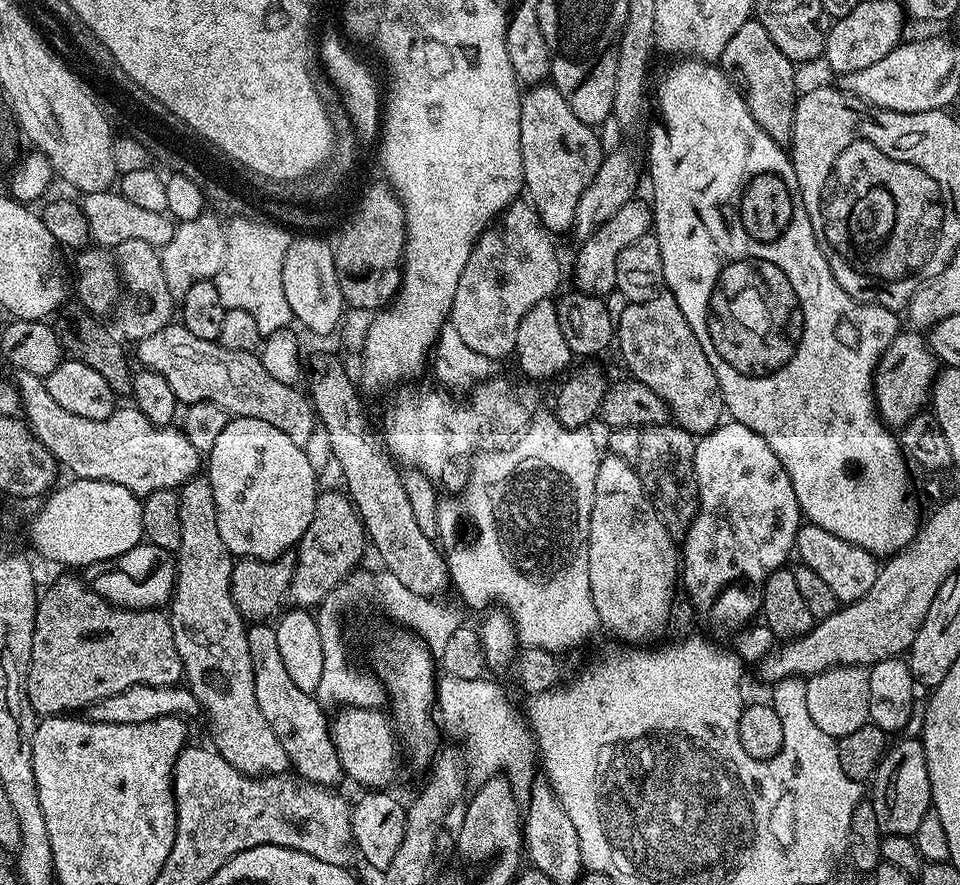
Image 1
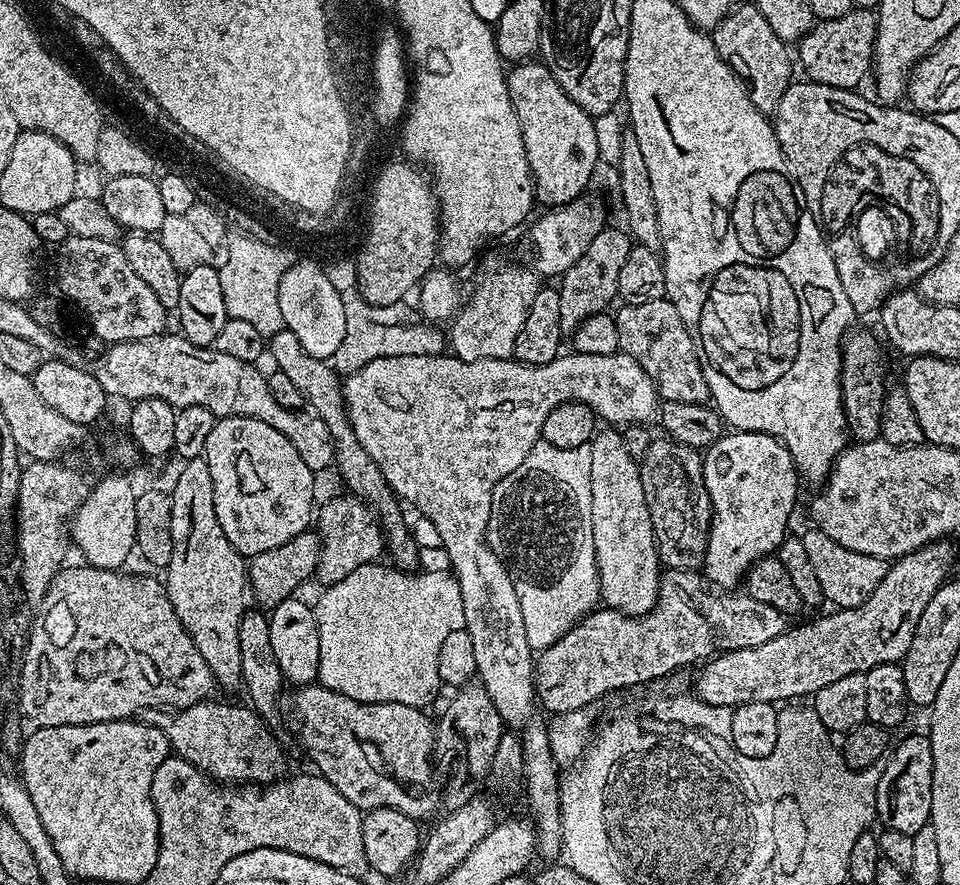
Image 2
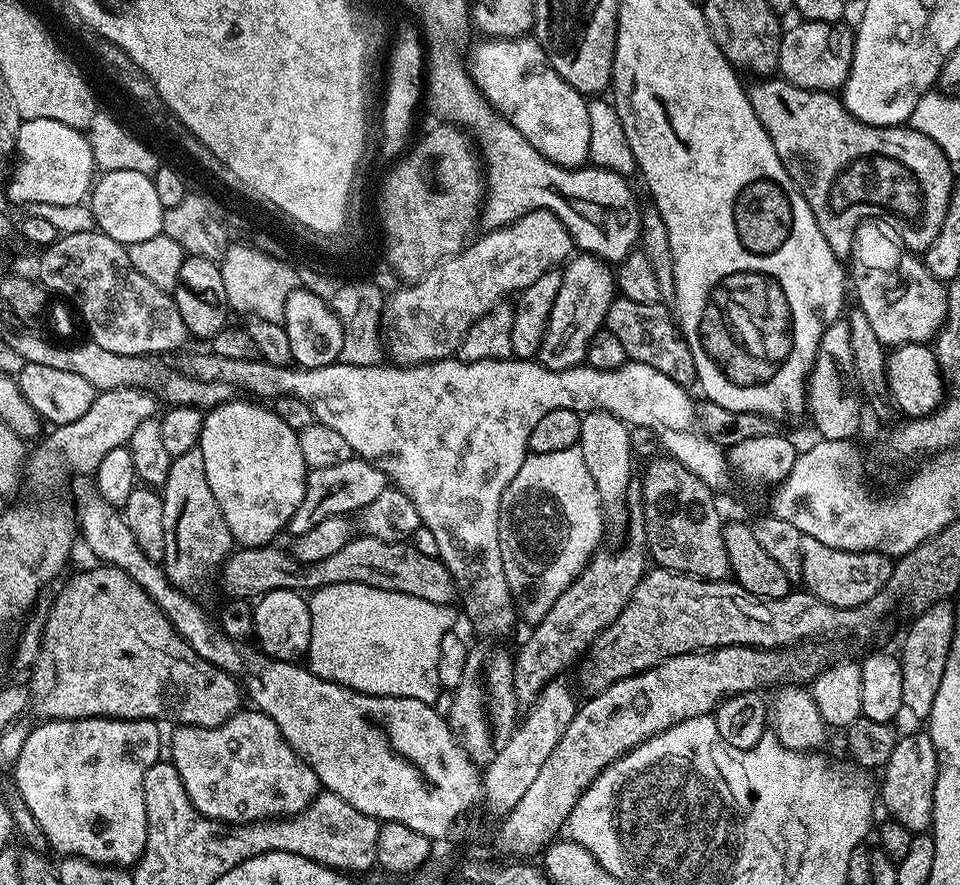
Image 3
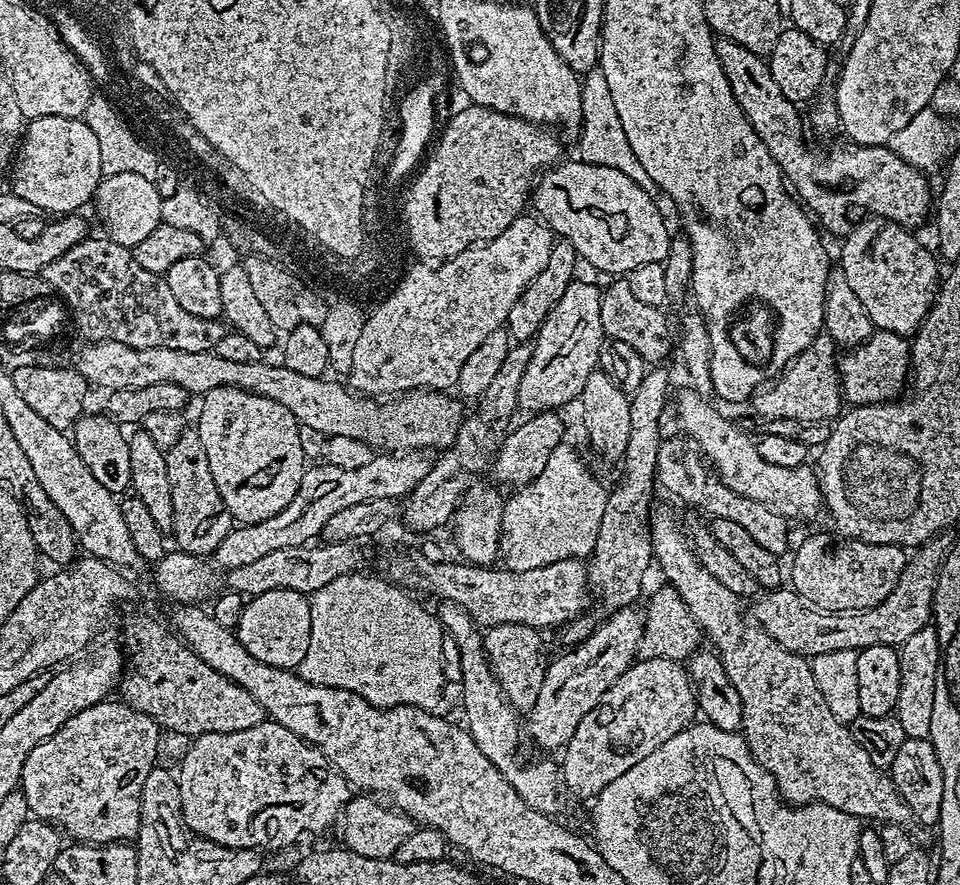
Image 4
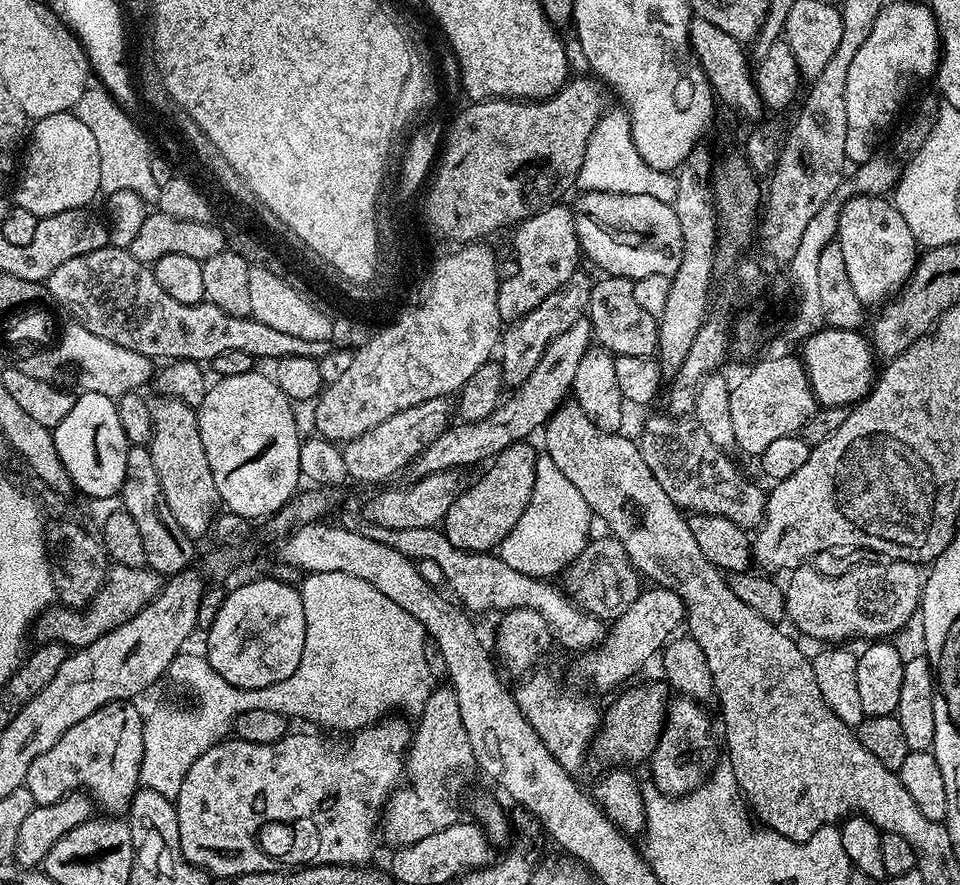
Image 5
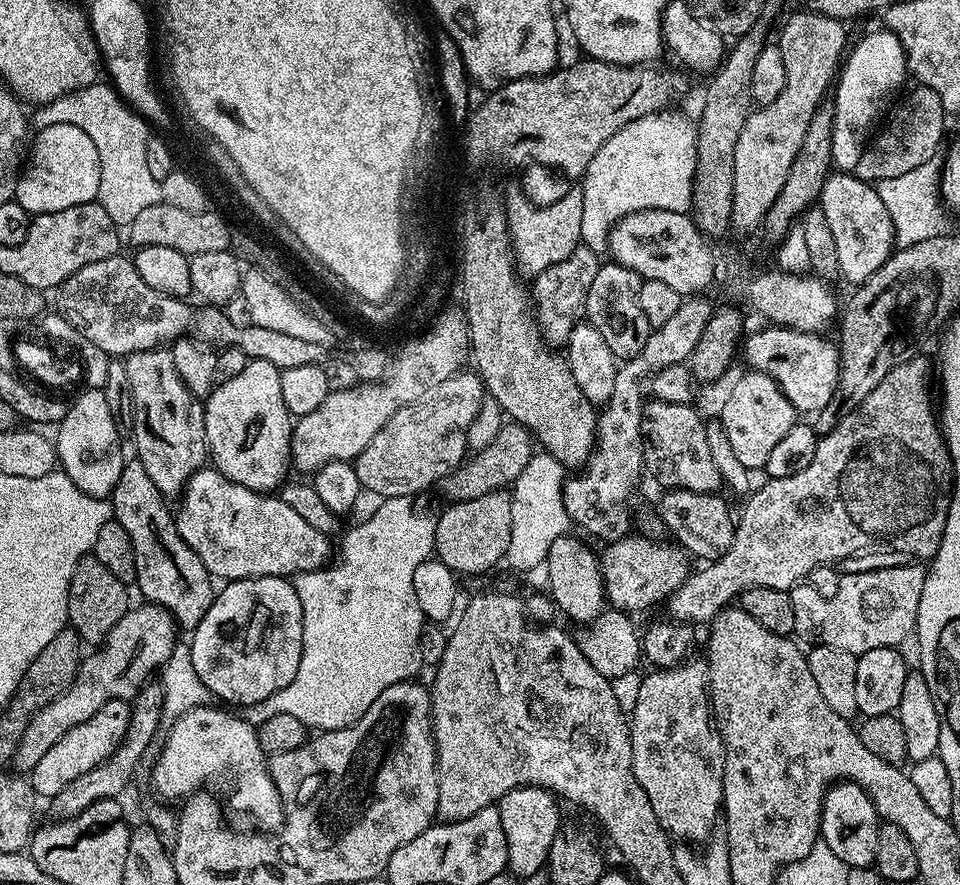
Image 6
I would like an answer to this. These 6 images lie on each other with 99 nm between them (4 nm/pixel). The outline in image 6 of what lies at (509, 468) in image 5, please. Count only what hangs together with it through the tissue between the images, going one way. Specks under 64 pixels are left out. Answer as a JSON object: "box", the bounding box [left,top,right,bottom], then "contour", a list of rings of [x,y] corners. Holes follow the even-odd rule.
{"box":[434,491,512,576],"contour":[[[507,491],[482,494],[482,498],[458,500],[436,516],[434,552],[455,574],[480,576],[507,557],[512,547],[512,498]]]}

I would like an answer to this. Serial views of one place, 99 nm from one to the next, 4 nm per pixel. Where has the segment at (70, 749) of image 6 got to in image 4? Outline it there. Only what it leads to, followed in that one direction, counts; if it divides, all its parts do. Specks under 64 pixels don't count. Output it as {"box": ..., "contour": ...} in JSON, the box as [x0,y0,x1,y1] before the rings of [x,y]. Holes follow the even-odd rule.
{"box":[19,698,162,844],"contour":[[[109,698],[100,701],[99,704],[90,706],[74,718],[70,718],[54,733],[46,742],[38,742],[34,750],[26,758],[22,766],[20,775],[19,791],[23,792],[26,802],[28,803],[29,813],[37,820],[44,820],[47,824],[52,824],[59,828],[65,837],[81,844],[122,844],[125,842],[135,841],[138,830],[140,829],[140,795],[142,794],[142,782],[146,782],[146,774],[150,774],[152,768],[157,767],[156,751],[159,753],[162,748],[162,729],[154,718],[142,714],[136,708],[131,708],[128,704],[121,702],[116,698]]]}

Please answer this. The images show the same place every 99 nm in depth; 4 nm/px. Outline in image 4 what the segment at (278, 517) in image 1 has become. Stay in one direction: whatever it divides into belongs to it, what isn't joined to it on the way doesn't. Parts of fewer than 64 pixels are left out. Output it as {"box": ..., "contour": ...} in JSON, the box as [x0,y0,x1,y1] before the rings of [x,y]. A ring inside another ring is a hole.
{"box":[198,388,306,525],"contour":[[[215,388],[203,393],[200,404],[198,431],[202,446],[206,446],[206,458],[210,462],[210,474],[214,474],[214,486],[226,502],[233,521],[241,525],[258,524],[281,512],[294,498],[306,471],[306,459],[299,441],[300,424],[286,406],[278,406],[265,396],[247,392],[241,388]]]}

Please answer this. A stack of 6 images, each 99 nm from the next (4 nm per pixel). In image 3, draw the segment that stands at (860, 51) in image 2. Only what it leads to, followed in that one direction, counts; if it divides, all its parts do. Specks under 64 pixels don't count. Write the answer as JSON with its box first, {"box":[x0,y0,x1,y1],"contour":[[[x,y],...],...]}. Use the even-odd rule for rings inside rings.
{"box":[778,20,856,92],"contour":[[[804,20],[799,23],[781,35],[778,54],[779,75],[789,84],[811,92],[832,92],[843,89],[850,74],[850,62],[854,54],[856,38],[853,29],[847,28],[847,23],[844,22],[827,24]]]}

